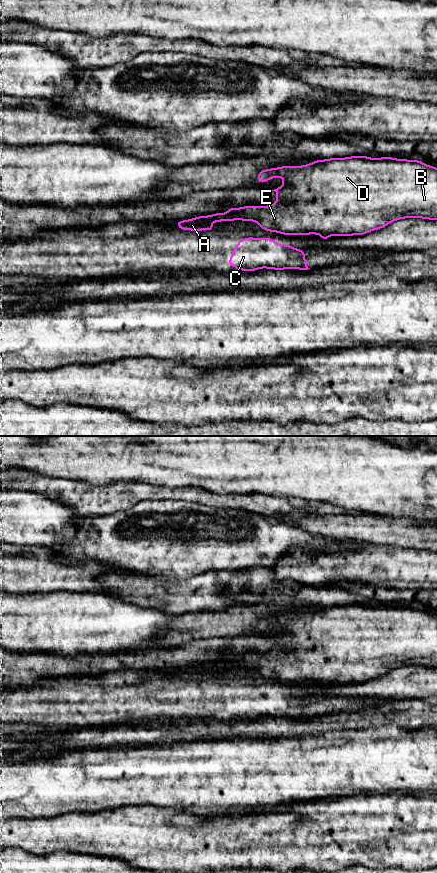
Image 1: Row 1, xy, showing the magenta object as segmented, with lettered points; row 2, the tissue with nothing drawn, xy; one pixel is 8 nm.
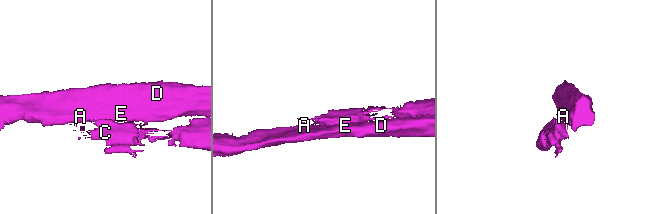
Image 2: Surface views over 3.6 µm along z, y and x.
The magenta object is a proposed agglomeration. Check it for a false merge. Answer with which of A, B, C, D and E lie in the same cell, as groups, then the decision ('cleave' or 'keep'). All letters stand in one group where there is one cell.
A B D E / C | cleave

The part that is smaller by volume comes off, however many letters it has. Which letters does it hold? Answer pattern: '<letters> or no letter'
C

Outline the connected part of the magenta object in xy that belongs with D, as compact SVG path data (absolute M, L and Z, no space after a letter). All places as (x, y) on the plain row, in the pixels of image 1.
M366 604L316 608L304 614L282 614L261 618L257 630L266 630L277 624L284 628L284 632L272 638L277 641L276 652L265 655L231 656L224 662L200 664L175 671L182 678L209 678L213 680L212 670L245 668L256 669L266 679L285 683L350 684L362 683L380 677L402 666L418 665L437 668L437 616L418 608L394 607L391 605L373 607Z

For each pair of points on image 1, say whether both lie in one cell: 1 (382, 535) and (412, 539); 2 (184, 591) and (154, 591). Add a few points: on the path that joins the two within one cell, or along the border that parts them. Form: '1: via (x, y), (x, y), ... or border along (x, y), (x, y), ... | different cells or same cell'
1: via (389, 535), (405, 535) | same cell
2: via (177, 591), (161, 591) | same cell

